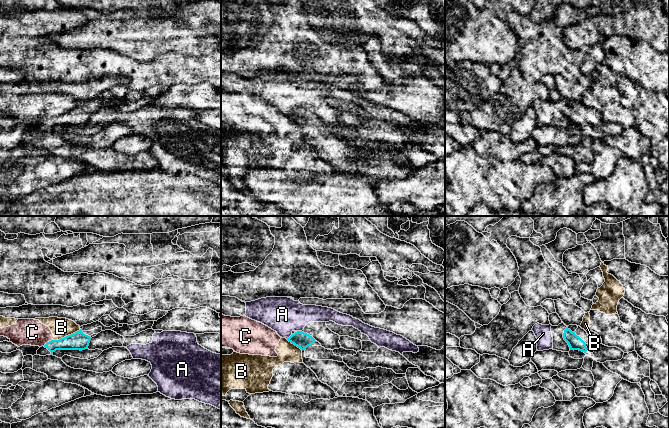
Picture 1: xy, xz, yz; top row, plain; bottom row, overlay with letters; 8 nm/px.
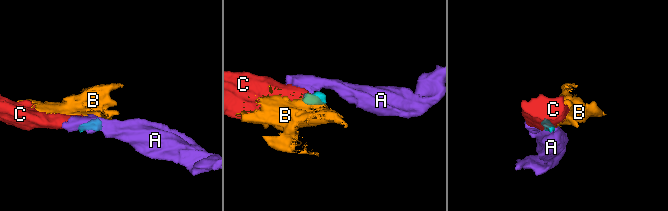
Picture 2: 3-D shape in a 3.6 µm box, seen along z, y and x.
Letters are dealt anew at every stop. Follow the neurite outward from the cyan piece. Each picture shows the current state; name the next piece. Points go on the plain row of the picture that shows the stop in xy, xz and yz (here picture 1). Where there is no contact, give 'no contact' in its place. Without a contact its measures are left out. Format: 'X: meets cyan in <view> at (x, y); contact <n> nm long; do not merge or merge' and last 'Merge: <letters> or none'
A: meets cyan in xz at (290, 112); contact 70 nm long; do not merge
B: meets cyan in xy at (66, 112); contact 240 nm long; do not merge
C: meets cyan in xy at (47, 118); contact 90 nm long; do not merge
Merge: none

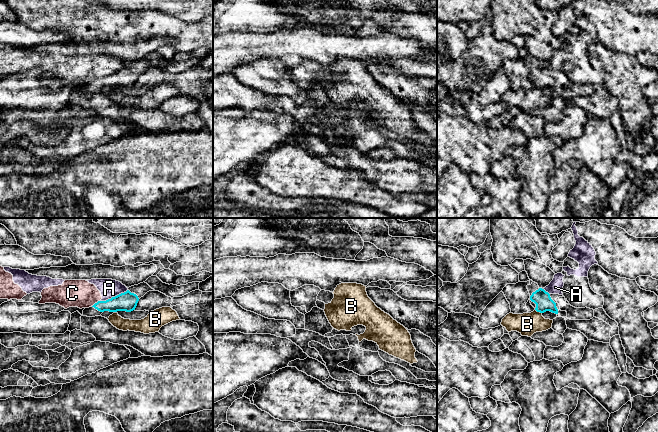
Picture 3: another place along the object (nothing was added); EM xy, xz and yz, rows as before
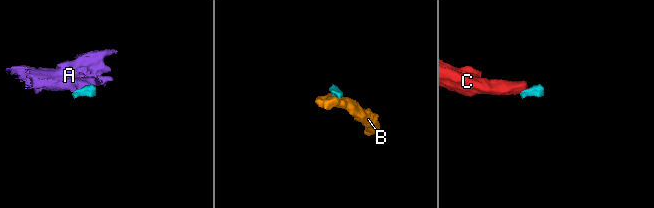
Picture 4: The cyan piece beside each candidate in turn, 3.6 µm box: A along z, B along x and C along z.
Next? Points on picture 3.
A: meets cyan in xy at (113, 73); contact 240 nm long; do not merge
B: meets cyan in yz at (538, 87); contact 70 nm long; do not merge
C: meets cyan in xy at (95, 79); contact 80 nm long; do not merge
Merge: none

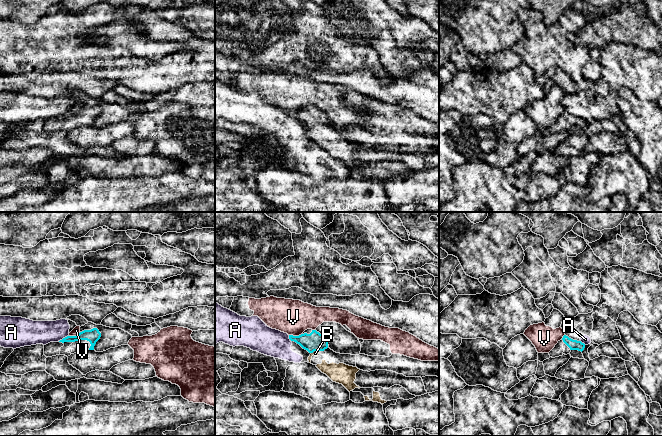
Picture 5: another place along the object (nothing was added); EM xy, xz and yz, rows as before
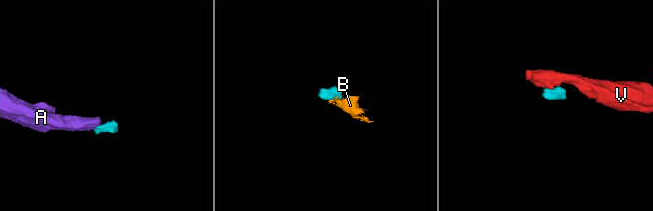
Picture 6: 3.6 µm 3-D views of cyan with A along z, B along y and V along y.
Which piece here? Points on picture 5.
A: meets cyan in xy at (63, 114); contact 90 nm long; do not merge
B: meets cyan in xz at (314, 126); contact 70 nm long; merge
V: meets cyan in xz at (295, 112); contact 110 nm long; do not merge
Merge: B

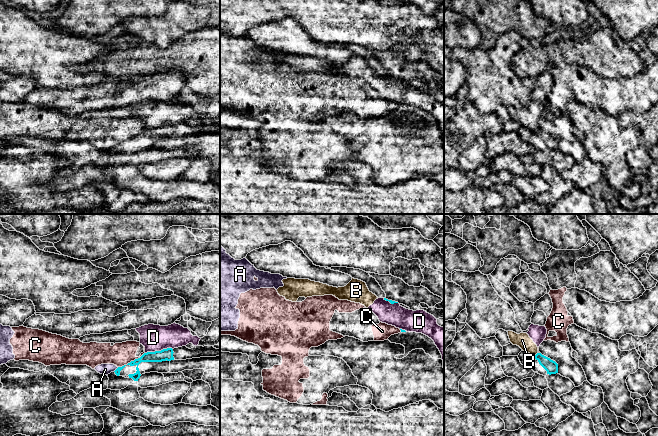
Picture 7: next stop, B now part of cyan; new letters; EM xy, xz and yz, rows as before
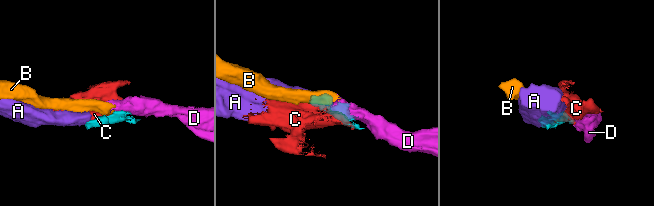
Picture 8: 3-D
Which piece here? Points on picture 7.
A: meets cyan in xy at (116, 145); contact 60 nm long; do not merge
B: meets cyan in yz at (536, 130); contact 50 nm long; do not merge
C: meets cyan in xy at (131, 137); contact 240 nm long; do not merge
D: meets cyan in xy at (158, 127); contact 220 nm long; do not merge
Merge: none

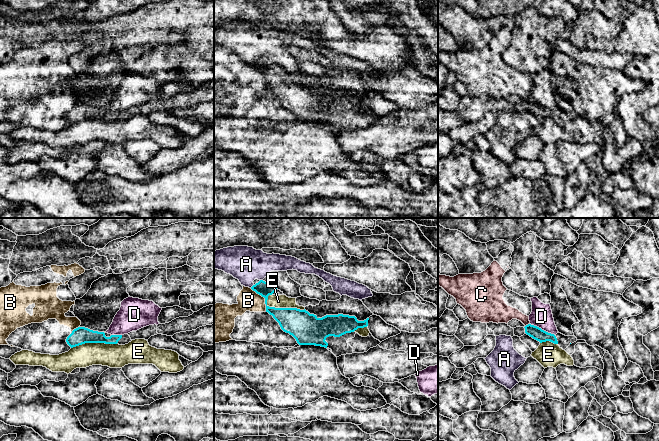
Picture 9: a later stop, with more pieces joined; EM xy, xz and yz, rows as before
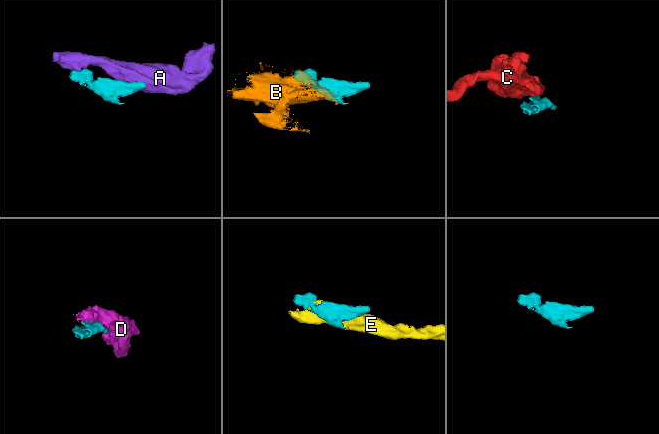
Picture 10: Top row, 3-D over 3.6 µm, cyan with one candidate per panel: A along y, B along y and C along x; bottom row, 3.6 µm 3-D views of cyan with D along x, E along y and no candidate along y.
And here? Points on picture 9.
A: meets cyan in xz at (252, 62); contact 40 nm long; do not merge
B: meets cyan in xz at (263, 72); contact 220 nm long; do not merge
C: meets cyan in yz at (528, 100); contact 50 nm long; do not merge
D: meets cyan in yz at (541, 105); contact 220 nm long; do not merge
E: meets cyan in xz at (282, 84); contact 320 nm long; do not merge
Merge: none

